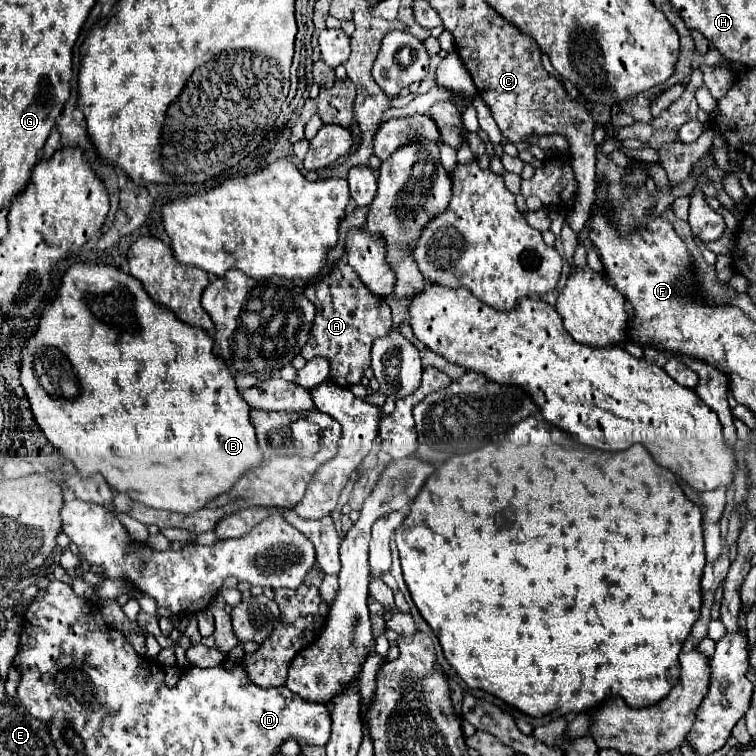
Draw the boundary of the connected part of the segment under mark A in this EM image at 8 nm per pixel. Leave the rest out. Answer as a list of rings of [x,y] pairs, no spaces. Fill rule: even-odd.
[[[347,256],[335,262],[335,268],[305,286],[303,292],[317,308],[315,322],[311,326],[311,334],[307,344],[301,350],[305,360],[313,360],[323,356],[329,360],[331,366],[331,382],[343,388],[351,388],[359,384],[363,378],[363,370],[371,366],[371,346],[377,338],[387,336],[391,332],[391,310],[385,298],[371,294],[351,266],[347,264]]]

